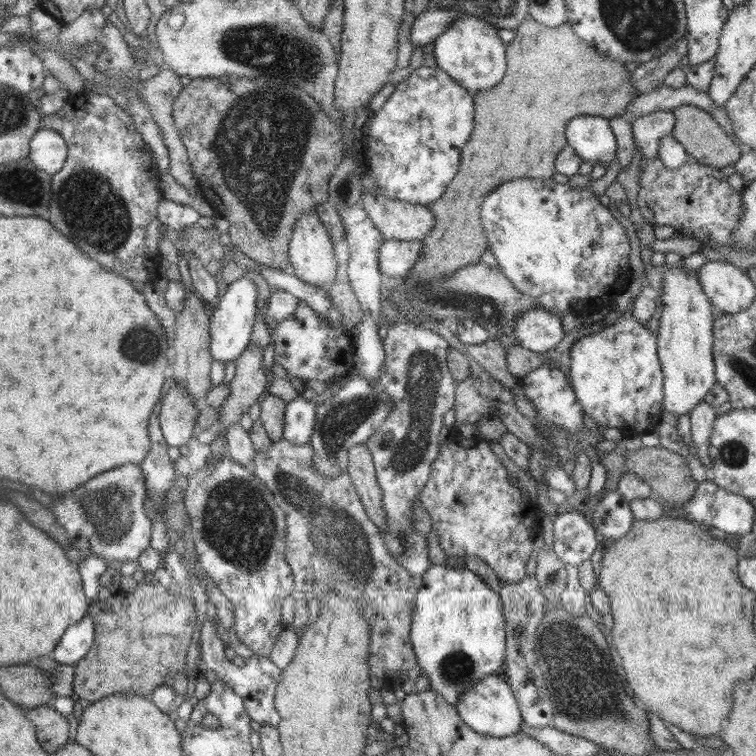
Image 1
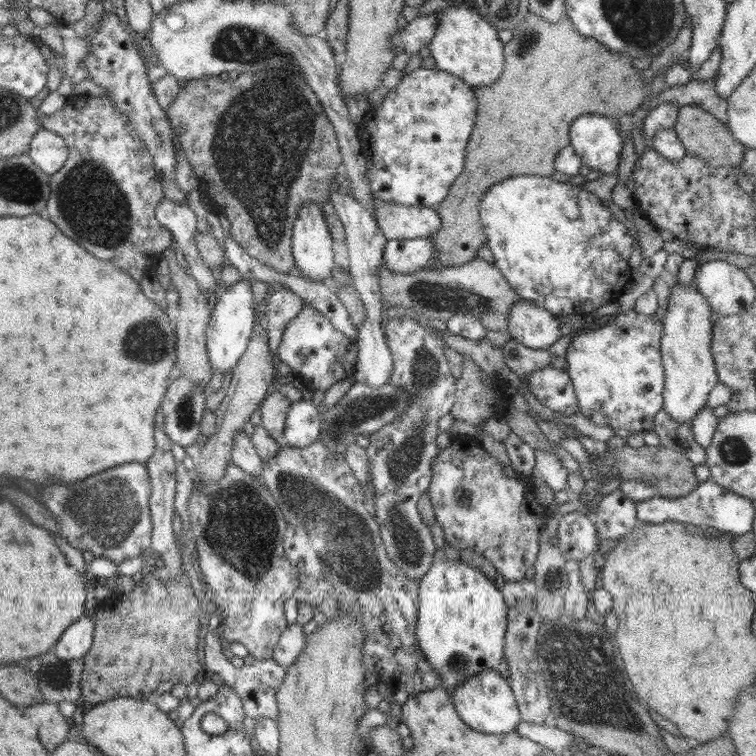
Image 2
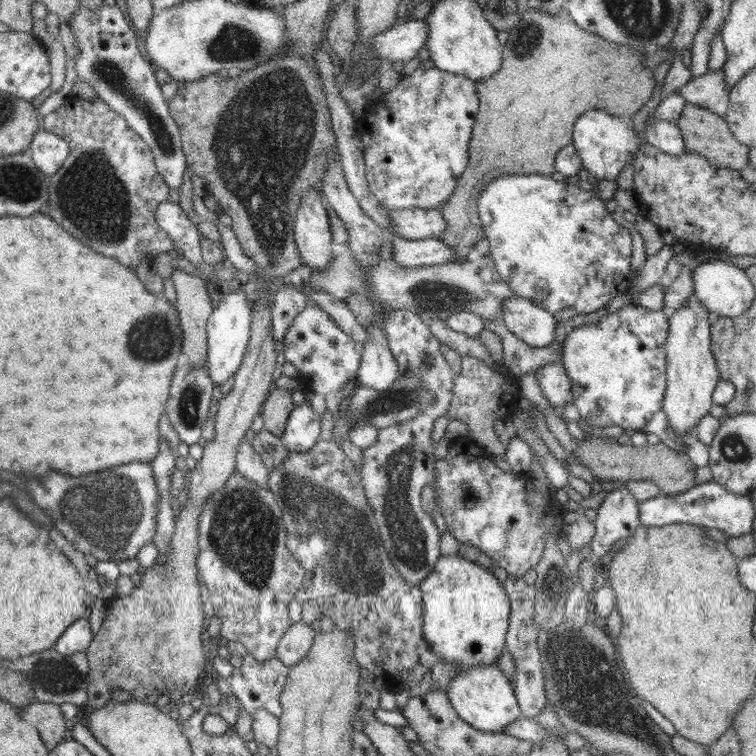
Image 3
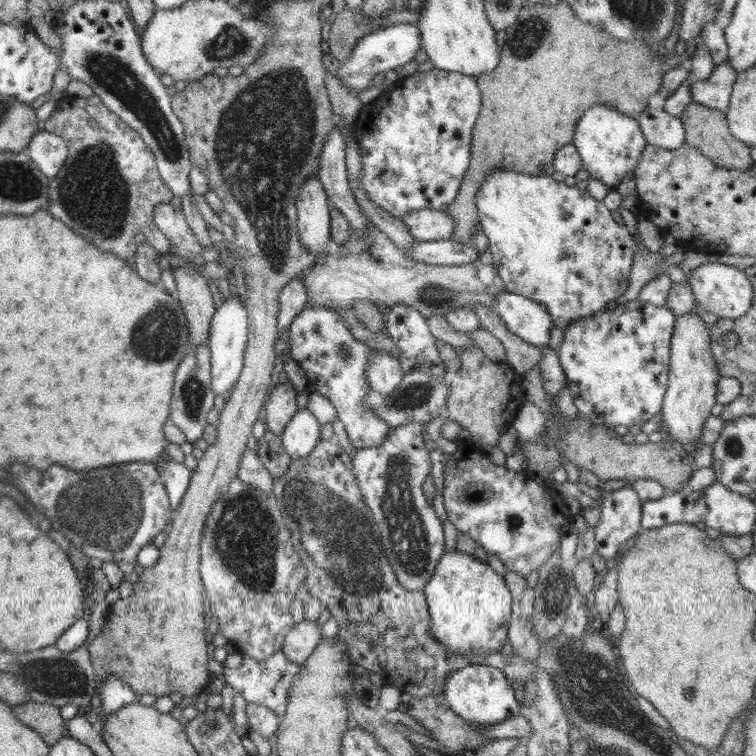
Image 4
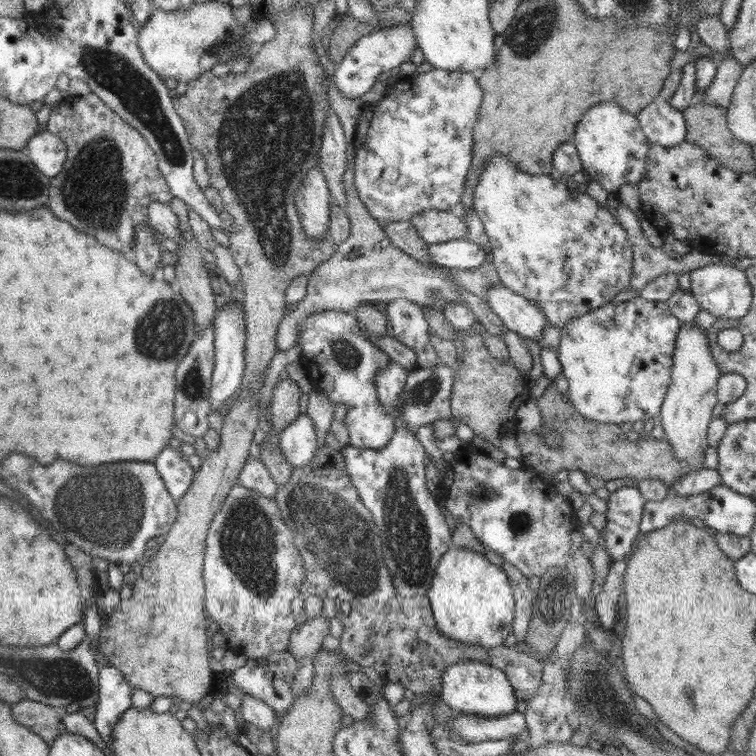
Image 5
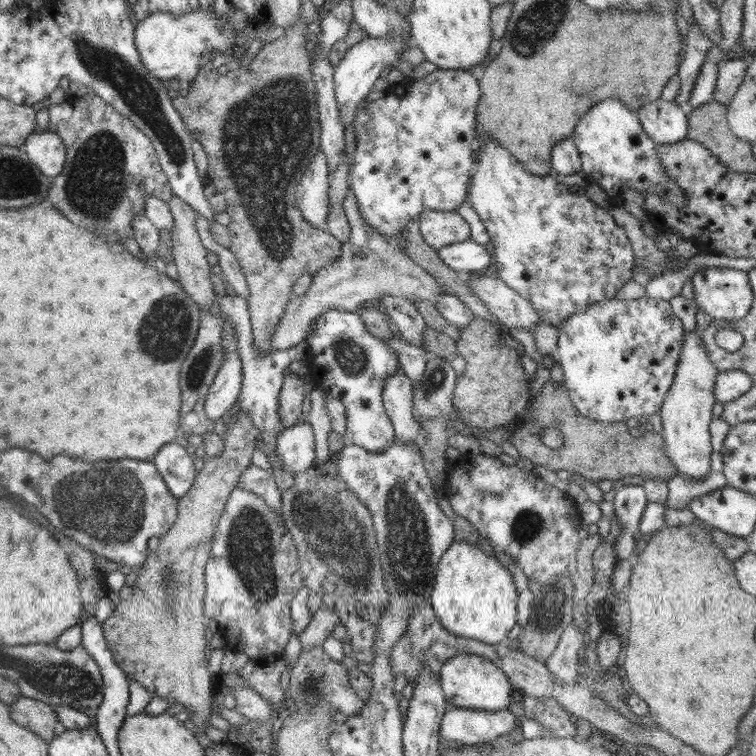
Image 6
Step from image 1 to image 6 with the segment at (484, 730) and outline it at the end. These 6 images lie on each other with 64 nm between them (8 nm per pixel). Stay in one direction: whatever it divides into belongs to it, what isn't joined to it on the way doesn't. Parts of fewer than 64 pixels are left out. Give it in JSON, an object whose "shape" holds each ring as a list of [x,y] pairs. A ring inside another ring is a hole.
{"shape":[[[459,654],[447,660],[441,668],[439,681],[446,702],[450,708],[470,708],[472,710],[506,710],[511,706],[513,688],[506,673],[483,656]]]}

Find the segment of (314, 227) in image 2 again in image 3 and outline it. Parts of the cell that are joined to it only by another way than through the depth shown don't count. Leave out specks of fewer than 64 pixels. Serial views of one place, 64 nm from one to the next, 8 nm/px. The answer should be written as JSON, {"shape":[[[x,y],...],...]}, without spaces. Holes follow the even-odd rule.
{"shape":[[[311,188],[300,200],[293,226],[294,240],[303,264],[313,272],[332,263],[330,223],[322,191]]]}

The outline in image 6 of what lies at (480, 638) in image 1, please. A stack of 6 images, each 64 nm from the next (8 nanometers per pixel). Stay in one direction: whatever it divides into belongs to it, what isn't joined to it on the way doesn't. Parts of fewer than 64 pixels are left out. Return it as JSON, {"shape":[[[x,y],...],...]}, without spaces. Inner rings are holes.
{"shape":[[[455,540],[439,560],[434,582],[429,604],[440,624],[450,634],[479,640],[486,644],[506,643],[508,633],[517,623],[518,591],[512,580],[512,574],[497,560],[496,556],[486,555],[476,544]]]}

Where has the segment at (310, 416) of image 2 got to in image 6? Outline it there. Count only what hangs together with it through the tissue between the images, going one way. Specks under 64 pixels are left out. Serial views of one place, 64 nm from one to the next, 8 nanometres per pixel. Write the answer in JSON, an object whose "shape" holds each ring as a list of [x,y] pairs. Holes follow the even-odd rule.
{"shape":[[[303,423],[282,429],[277,436],[276,457],[292,476],[306,472],[316,461],[315,436],[311,424]]]}

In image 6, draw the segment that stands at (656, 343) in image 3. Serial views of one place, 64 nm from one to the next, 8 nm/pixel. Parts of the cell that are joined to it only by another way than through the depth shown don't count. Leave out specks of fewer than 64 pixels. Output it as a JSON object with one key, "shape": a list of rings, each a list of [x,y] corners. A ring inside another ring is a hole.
{"shape":[[[645,296],[622,300],[612,298],[591,304],[586,310],[570,316],[558,326],[556,359],[565,376],[569,408],[582,416],[614,423],[656,414],[668,392],[685,335],[682,321],[672,313],[669,301]]]}

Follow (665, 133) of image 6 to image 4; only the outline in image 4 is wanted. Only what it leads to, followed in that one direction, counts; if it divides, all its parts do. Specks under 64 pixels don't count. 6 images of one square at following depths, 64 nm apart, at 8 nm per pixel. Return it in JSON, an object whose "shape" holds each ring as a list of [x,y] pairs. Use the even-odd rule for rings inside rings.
{"shape":[[[664,108],[646,109],[636,116],[647,144],[664,150],[678,150],[685,143],[684,123],[679,117],[668,115]]]}

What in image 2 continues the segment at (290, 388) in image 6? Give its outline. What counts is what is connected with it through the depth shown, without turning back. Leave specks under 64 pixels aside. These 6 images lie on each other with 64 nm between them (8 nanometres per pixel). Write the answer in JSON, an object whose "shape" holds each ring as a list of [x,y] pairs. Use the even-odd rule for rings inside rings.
{"shape":[[[272,390],[260,403],[261,425],[270,437],[282,441],[287,412],[292,402],[277,390]]]}

